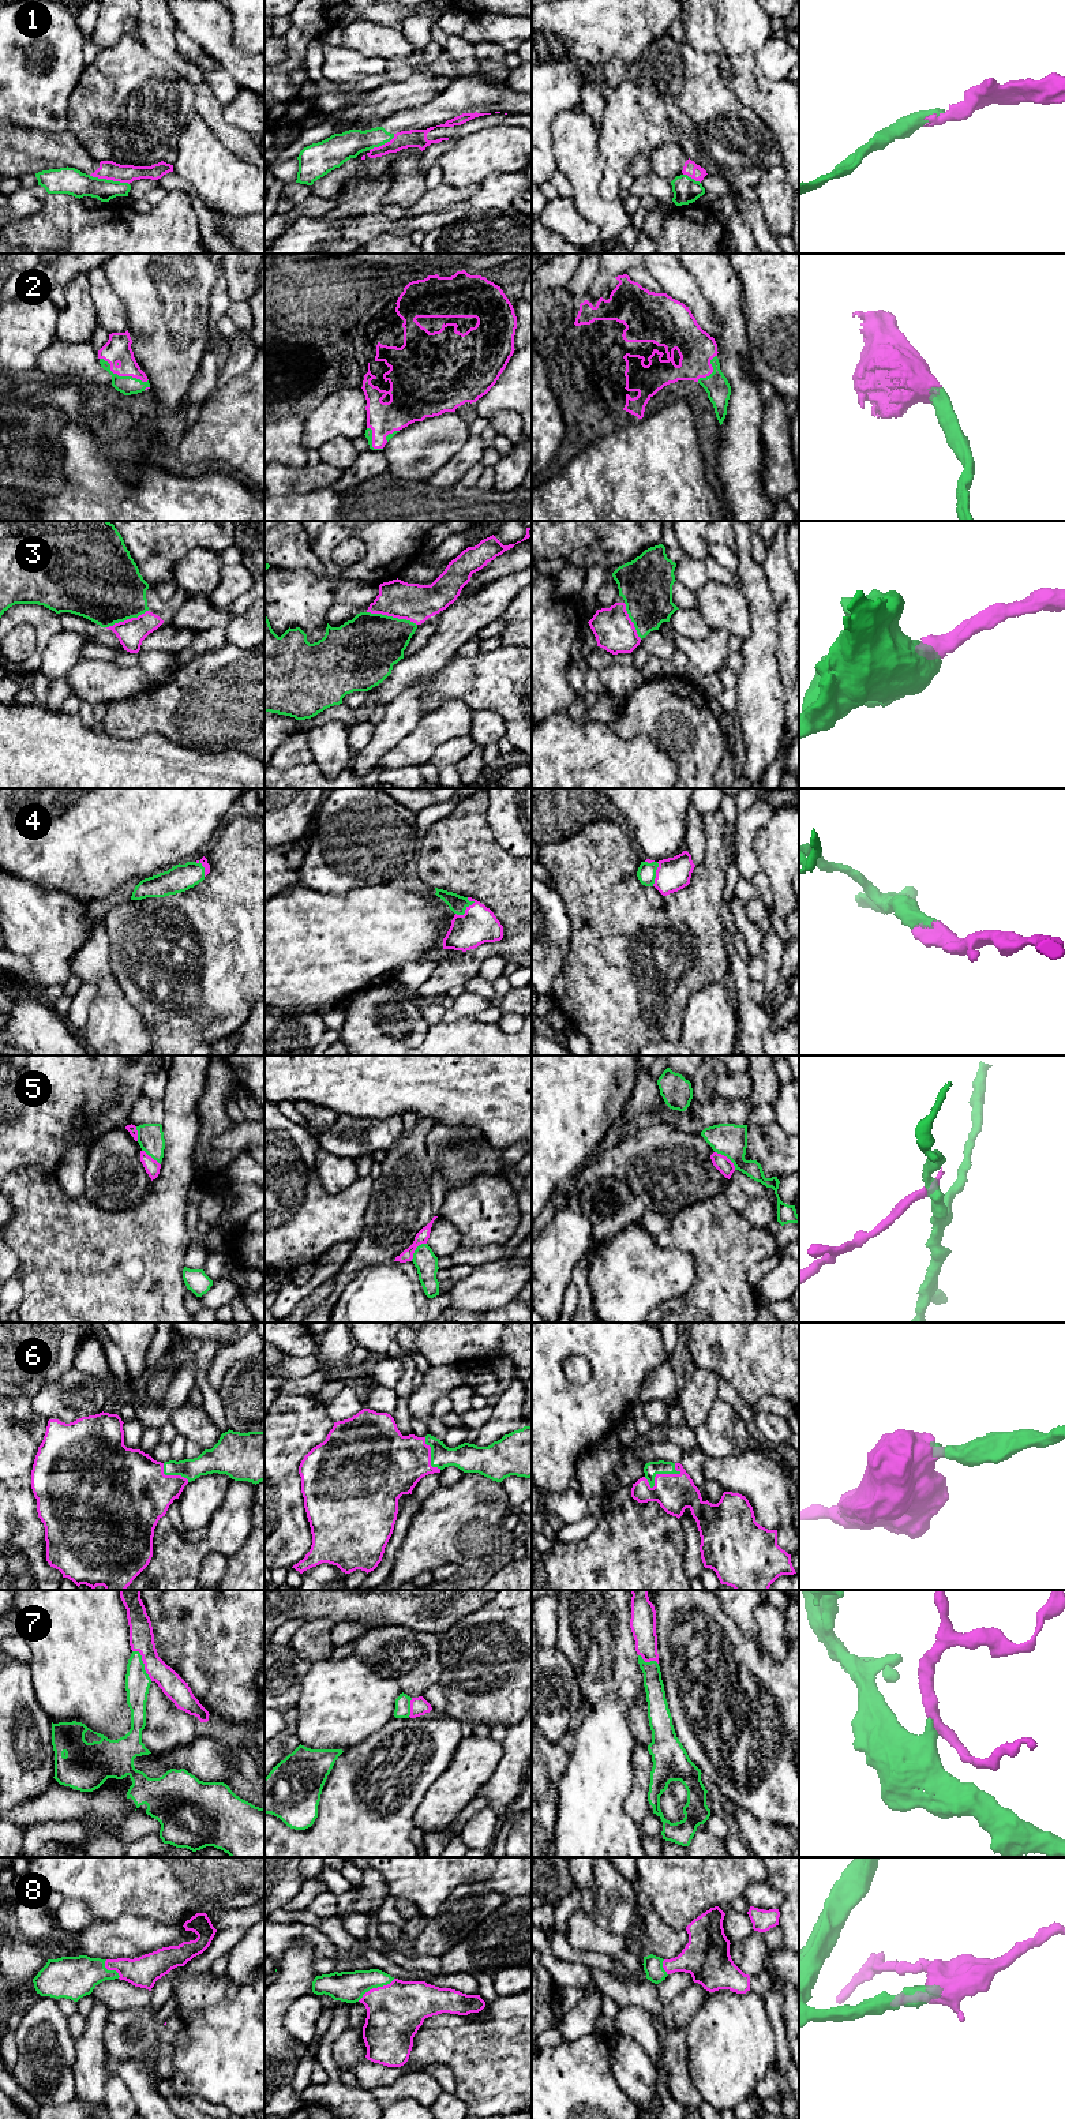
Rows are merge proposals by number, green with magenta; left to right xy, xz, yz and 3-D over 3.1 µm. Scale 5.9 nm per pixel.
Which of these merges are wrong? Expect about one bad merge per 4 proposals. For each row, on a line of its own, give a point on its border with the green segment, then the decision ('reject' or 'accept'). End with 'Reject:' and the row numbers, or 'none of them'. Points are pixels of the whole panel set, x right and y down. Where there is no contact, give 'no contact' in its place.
1: xy (109, 180) | reject
2: xy (122, 377) | accept
3: xz (392, 617) | accept
4: xz (464, 911) | accept
5: yz (727, 1156) | reject
6: yz (657, 1473) | accept
7: xy (143, 1664) | accept
8: xz (375, 1987) | accept
Reject: 1, 5

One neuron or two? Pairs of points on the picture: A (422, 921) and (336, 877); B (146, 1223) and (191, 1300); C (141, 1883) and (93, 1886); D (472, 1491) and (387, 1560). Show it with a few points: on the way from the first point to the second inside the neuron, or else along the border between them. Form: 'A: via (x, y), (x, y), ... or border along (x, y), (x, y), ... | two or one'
A: border along (387, 882), (370, 882), (337, 893), (325, 893) | two
B: border along (188, 1290), (186, 1294), (186, 1308) | two
C: via (128, 1883), (105, 1883) | one
D: border along (409, 1525), (392, 1568), (386, 1575) | two

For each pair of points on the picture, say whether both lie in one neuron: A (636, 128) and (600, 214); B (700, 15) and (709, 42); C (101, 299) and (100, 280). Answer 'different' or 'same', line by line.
A: different
B: same
C: same

